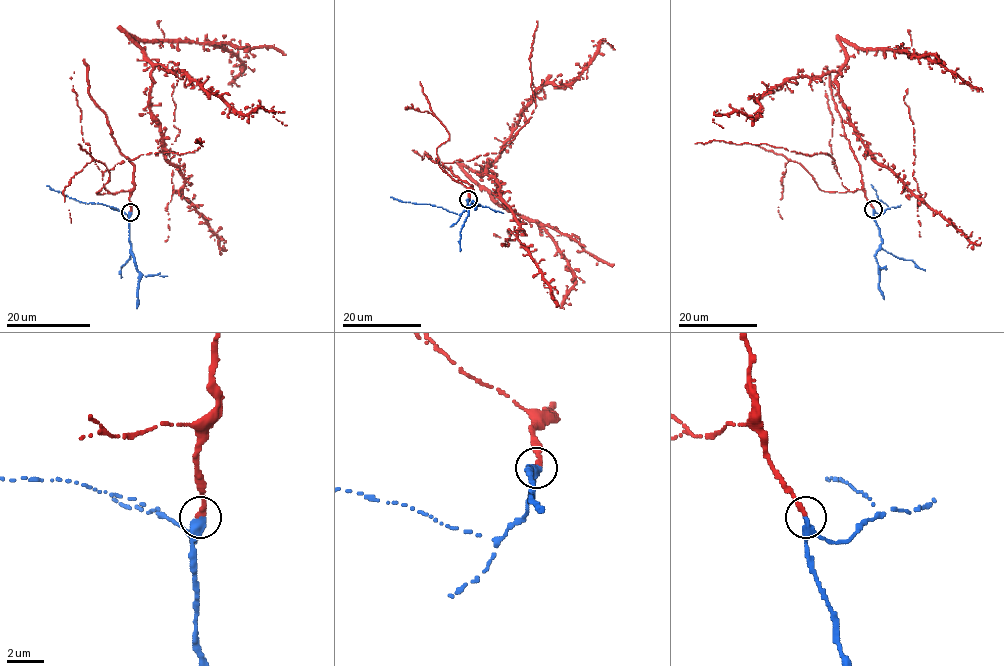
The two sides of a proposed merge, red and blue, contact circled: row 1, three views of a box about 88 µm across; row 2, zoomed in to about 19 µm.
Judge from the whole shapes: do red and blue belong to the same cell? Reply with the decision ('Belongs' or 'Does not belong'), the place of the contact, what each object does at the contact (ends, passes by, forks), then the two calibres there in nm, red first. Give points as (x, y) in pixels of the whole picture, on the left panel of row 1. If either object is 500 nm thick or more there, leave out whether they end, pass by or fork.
Belongs. Place: (130, 212). At the ring red ends. At the ring blue passes by. Thickness 320 nm (red) against 320 nm

